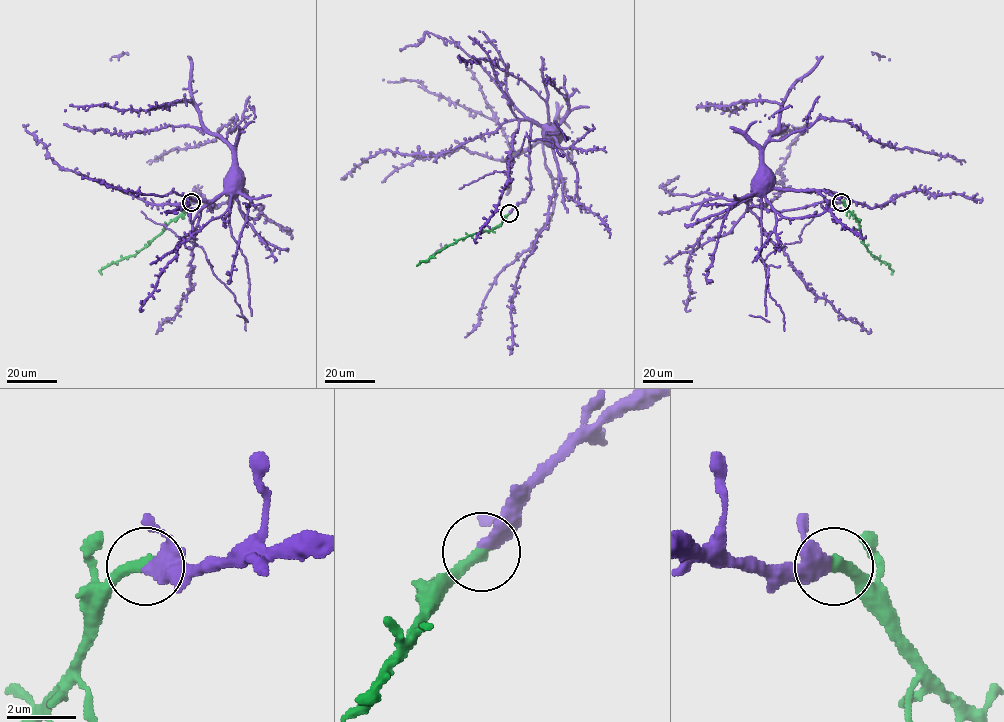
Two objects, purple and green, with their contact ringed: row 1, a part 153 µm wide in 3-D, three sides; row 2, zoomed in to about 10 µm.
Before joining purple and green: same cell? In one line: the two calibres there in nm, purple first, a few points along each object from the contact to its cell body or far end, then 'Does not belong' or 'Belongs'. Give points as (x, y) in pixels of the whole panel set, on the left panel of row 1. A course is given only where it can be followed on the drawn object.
Thickness 480 nm (purple) against 360 nm. Course of purple: (191, 202), (212, 203), (211, 211), (214, 201), (227, 188), (234, 186), (234, 181). Course of green: (191, 202), (148, 245), (135, 254), (104, 267), (101, 274). Belongs

